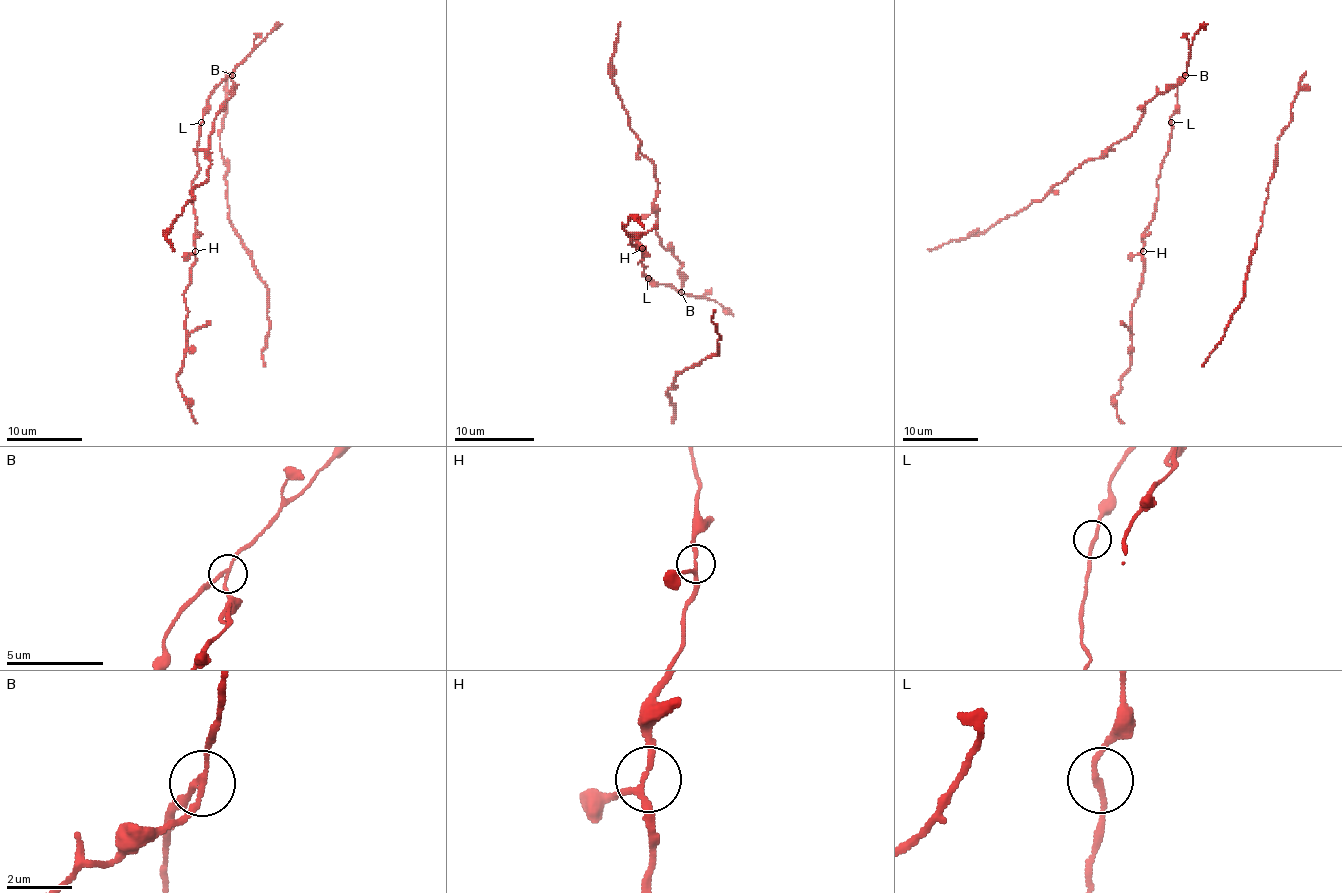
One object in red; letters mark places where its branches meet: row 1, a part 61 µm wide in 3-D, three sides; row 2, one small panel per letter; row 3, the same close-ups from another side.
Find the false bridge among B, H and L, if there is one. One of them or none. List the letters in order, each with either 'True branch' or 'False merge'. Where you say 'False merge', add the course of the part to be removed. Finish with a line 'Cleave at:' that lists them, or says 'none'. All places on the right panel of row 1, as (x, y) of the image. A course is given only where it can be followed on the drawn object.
B: False merge. Course of the part to remove: (1185, 75), (1145, 105), (1139, 124), (1126, 137), (1100, 156), (1084, 160), (1039, 200), (979, 234), (927, 249)
H: True branch
L: True branch
Cleave at: B

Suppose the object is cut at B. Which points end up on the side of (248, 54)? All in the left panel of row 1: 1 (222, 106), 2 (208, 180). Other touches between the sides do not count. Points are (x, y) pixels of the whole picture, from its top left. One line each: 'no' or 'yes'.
1: no
2: no

